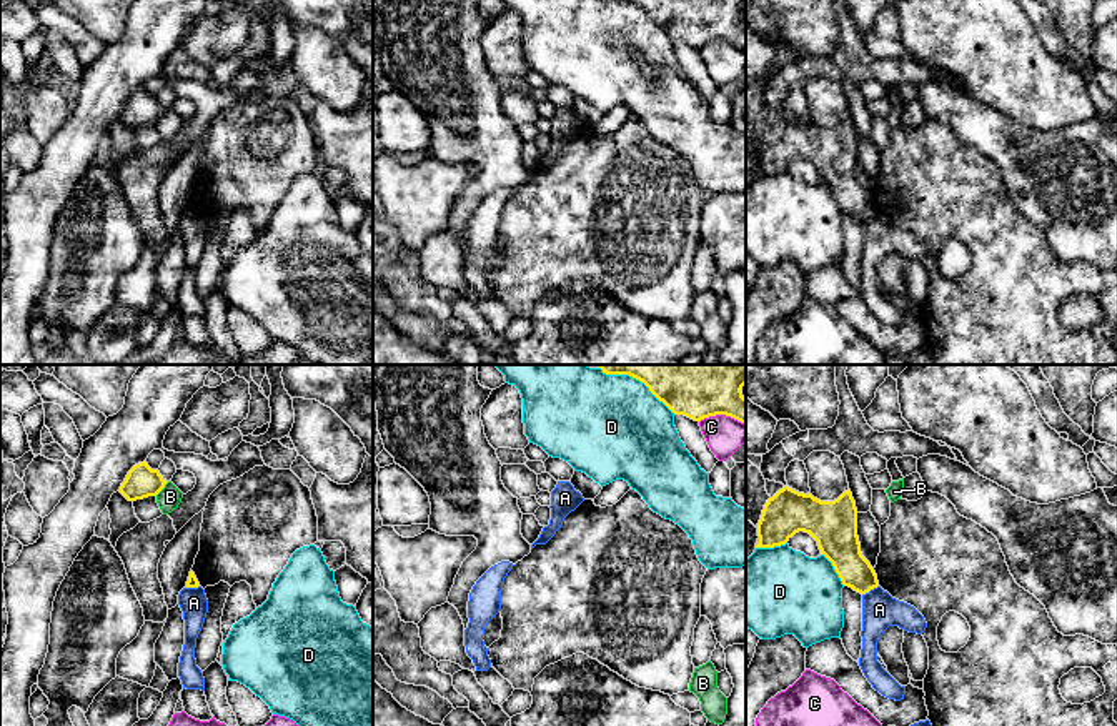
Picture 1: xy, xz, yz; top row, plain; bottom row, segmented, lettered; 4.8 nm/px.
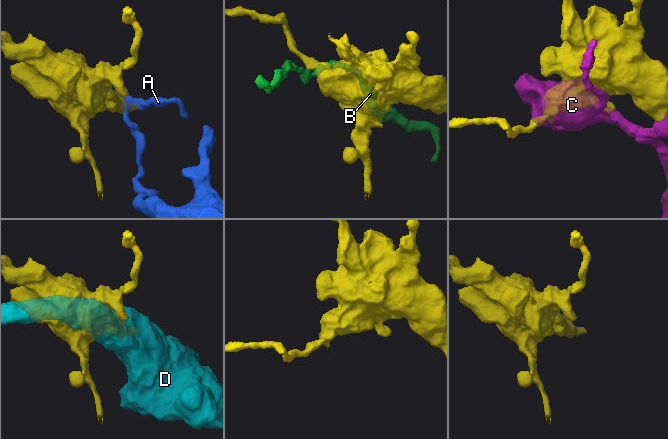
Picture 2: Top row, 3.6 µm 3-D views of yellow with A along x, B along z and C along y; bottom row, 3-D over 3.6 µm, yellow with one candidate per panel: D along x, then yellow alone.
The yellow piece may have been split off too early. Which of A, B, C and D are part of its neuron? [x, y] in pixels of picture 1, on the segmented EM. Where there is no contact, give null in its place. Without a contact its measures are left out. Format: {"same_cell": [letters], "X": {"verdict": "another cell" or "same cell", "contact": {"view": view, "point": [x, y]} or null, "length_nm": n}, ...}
{"same_cell": [], "A": {"verdict": "another cell", "contact": {"view": "yz", "point": [869, 590]}, "length_nm": 90}, "B": {"verdict": "another cell", "contact": {"view": "xy", "point": [162, 488]}, "length_nm": 100}, "C": {"verdict": "another cell", "contact": {"view": "xz", "point": [723, 413]}, "length_nm": 220}, "D": {"verdict": "another cell", "contact": {"view": "yz", "point": [834, 568]}, "length_nm": 200}}

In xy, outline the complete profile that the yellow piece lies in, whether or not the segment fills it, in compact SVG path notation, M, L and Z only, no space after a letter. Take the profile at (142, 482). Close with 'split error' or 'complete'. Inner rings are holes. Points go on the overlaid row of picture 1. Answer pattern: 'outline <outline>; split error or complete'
outline M146 461L135 465L120 486L120 493L128 501L156 496L168 481L158 470L151 470Z; complete

